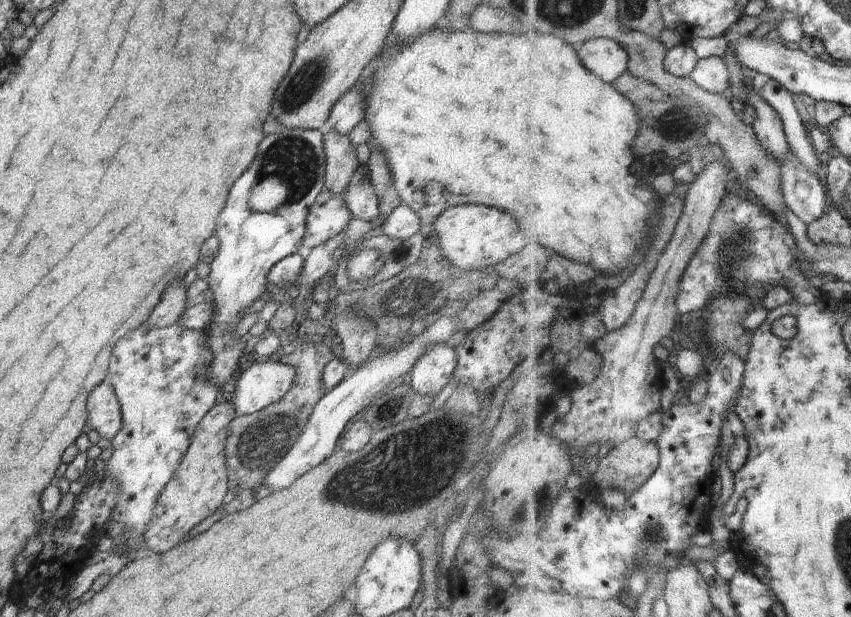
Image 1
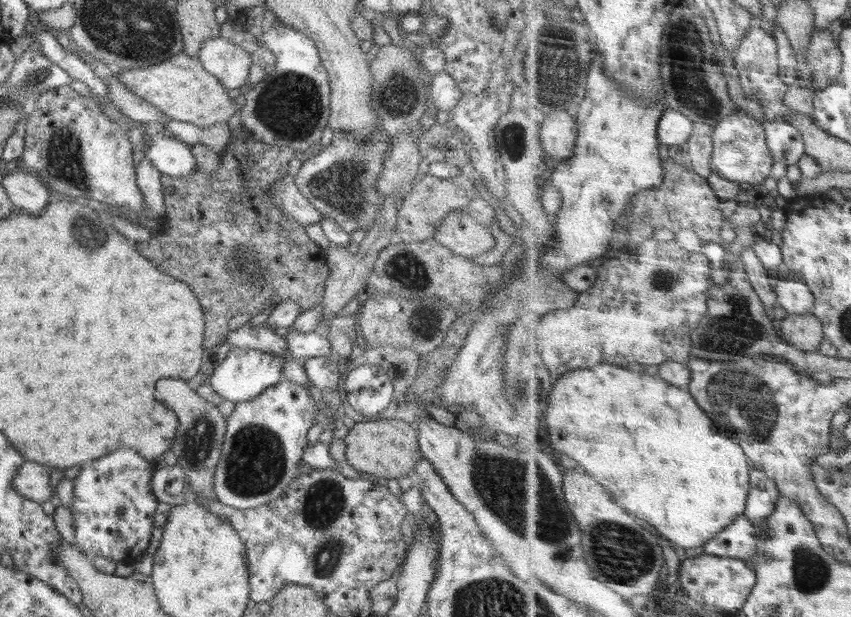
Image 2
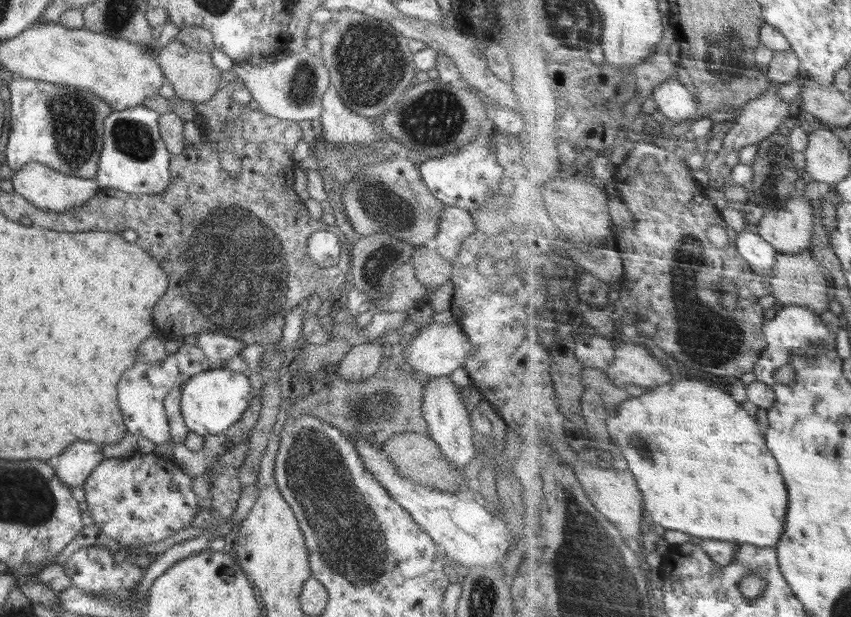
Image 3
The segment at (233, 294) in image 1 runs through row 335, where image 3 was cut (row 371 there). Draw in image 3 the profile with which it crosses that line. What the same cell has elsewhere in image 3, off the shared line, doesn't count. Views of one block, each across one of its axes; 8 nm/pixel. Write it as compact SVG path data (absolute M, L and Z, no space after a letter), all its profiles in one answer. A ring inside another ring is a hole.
M212 367L192 375L182 386L180 409L188 430L203 438L208 434L224 436L228 427L236 424L252 400L252 387L248 373L234 371L228 367Z

